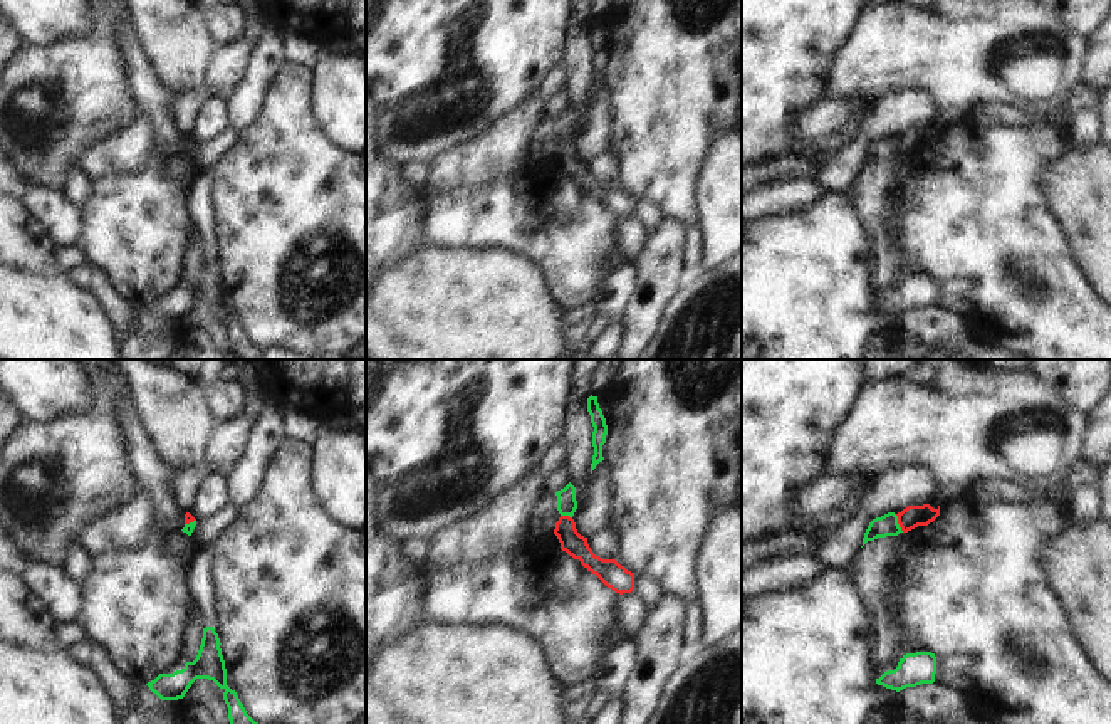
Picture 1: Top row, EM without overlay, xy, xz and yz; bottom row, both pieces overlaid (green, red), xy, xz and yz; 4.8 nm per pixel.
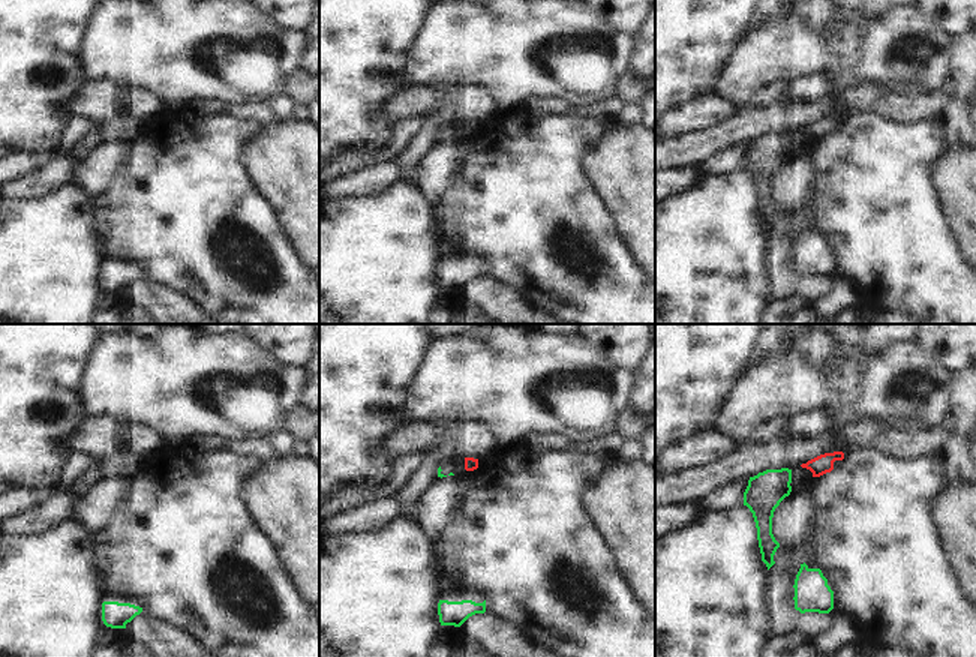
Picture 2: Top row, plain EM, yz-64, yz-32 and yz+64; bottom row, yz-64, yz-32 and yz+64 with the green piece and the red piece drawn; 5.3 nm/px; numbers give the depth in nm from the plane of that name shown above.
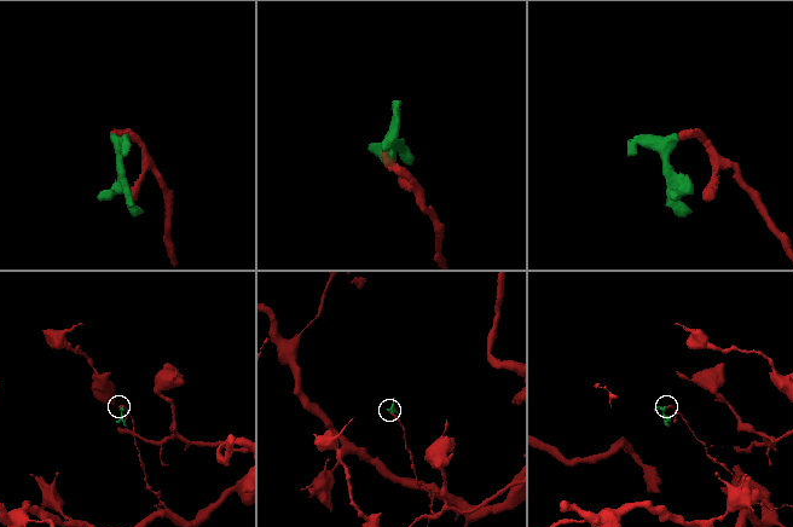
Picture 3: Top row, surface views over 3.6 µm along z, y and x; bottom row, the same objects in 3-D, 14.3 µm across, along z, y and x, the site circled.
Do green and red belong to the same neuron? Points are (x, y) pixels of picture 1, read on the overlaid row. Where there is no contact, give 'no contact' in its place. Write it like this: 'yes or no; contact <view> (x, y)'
no; contact yz (897, 523)

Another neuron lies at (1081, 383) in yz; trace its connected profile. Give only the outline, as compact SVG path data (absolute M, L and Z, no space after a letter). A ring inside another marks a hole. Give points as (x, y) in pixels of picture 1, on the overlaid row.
M1032 359L1030 370L1084 415L1099 408L1111 390L1111 359Z

